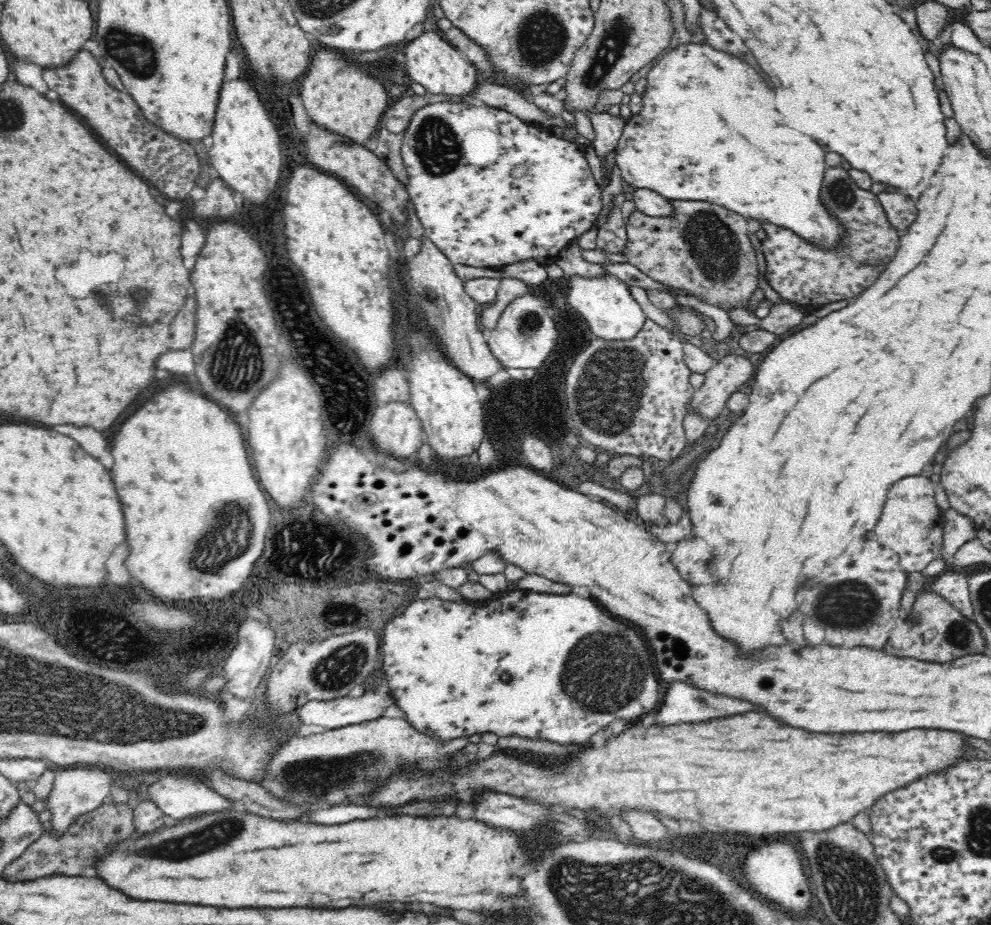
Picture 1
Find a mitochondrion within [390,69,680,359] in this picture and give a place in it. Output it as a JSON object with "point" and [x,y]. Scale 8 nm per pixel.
{"point":[436,146]}

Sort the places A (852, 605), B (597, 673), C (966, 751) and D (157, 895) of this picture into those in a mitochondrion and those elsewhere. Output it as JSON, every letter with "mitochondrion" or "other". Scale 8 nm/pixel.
{"A":"mitochondrion","B":"mitochondrion","C":"other","D":"other"}

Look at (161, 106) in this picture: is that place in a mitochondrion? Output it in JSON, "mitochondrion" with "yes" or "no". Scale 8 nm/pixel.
{"mitochondrion":"no"}

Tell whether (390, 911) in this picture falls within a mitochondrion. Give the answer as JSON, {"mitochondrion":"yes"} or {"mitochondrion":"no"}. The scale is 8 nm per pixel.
{"mitochondrion":"no"}

